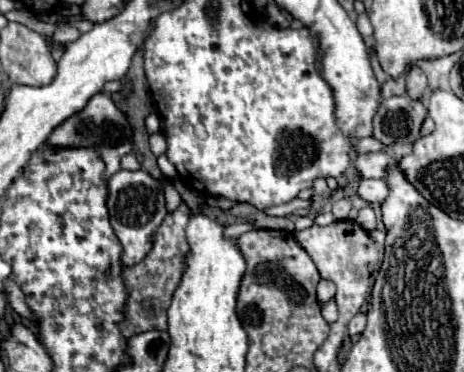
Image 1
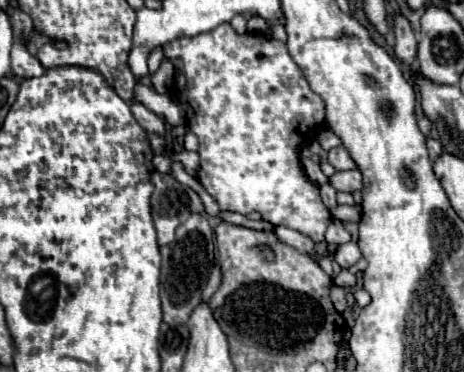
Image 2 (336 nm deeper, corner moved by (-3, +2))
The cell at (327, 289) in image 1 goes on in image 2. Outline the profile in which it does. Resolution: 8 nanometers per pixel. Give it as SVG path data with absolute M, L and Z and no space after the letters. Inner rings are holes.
M350 241L350 243L344 243L338 247L336 255L334 255L334 261L342 267L342 269L350 269L358 259L362 257L360 253L360 247L356 241Z

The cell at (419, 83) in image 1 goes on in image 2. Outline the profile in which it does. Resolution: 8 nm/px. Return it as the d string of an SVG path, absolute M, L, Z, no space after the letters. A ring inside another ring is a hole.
M398 17L394 21L394 33L396 33L396 45L394 45L396 57L406 65L414 65L414 61L416 61L416 37L414 37L414 31L404 17Z

